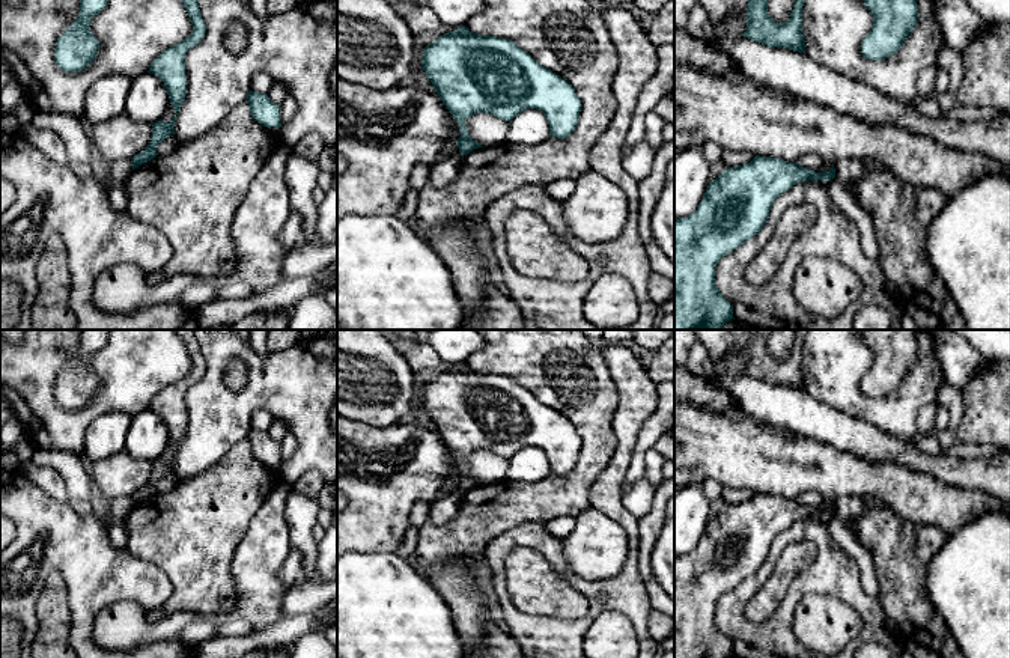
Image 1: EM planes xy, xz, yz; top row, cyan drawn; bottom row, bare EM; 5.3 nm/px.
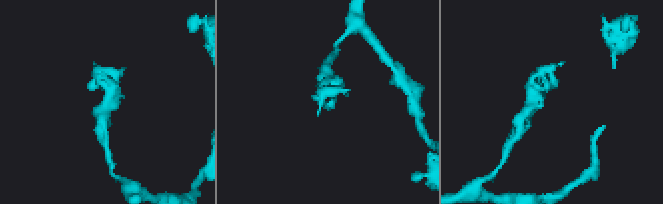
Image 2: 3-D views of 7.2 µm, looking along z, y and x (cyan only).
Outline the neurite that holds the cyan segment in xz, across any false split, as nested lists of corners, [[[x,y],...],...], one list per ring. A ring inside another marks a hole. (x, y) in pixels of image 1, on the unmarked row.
[[[462,363],[423,385],[421,405],[459,462],[456,482],[462,494],[483,485],[468,473],[465,464],[474,450],[491,450],[510,459],[521,449],[536,446],[546,453],[552,474],[564,476],[576,465],[583,443],[575,426],[509,376],[477,372]]]

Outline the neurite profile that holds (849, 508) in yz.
[[[844,495],[834,501],[835,515],[850,529],[856,538],[856,524],[865,510],[865,503],[862,498],[855,495]]]

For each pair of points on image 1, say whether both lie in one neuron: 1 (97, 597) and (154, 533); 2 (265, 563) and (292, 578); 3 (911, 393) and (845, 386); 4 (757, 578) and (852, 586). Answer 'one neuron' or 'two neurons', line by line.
1: two neurons
2: two neurons
3: one neuron
4: one neuron

